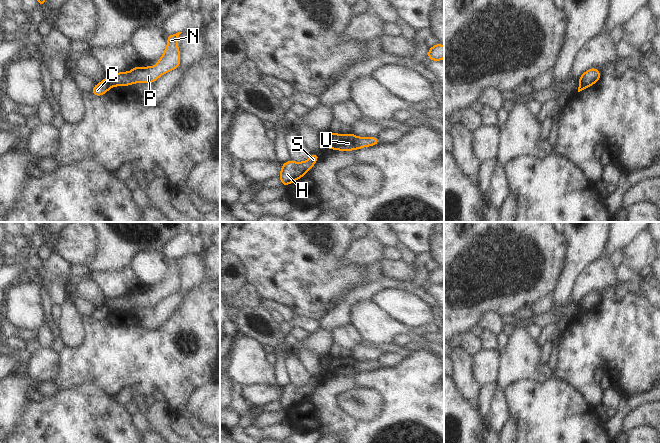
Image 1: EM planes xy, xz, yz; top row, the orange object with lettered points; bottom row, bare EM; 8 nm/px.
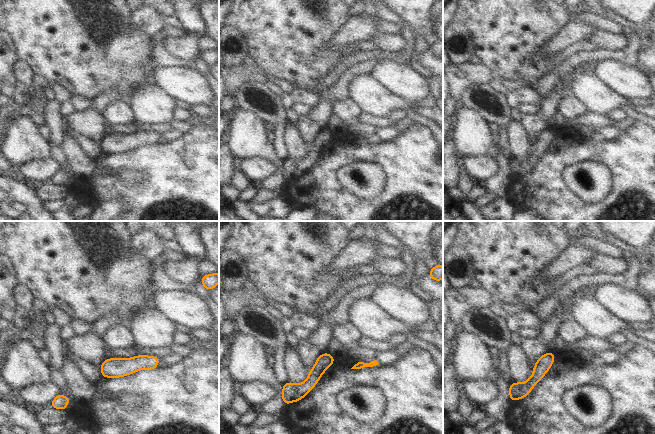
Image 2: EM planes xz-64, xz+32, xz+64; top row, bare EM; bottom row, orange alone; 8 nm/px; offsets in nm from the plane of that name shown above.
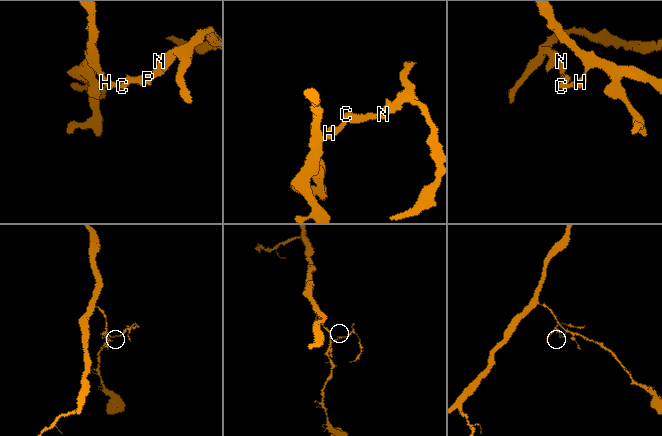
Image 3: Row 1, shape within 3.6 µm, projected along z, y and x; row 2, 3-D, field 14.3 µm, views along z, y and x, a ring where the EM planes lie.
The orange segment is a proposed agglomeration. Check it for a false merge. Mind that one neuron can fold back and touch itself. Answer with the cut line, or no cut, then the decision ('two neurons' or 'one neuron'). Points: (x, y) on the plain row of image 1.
cut in xz along (332, 357), (326, 369); two neurons

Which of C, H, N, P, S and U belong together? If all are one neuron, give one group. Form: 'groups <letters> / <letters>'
groups C H S / N P U

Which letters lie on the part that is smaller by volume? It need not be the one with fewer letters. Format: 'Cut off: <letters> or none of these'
Cut off: N, P, U

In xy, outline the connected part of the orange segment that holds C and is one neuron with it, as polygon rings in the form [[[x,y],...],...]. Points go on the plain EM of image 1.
[[[103,304],[100,307],[95,308],[91,317],[94,320],[103,320],[106,316],[108,316],[109,313],[110,313],[109,309],[107,308],[105,304]]]

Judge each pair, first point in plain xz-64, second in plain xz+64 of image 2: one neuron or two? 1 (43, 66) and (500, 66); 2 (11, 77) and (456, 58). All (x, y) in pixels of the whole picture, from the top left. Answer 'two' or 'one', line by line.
1: one
2: one

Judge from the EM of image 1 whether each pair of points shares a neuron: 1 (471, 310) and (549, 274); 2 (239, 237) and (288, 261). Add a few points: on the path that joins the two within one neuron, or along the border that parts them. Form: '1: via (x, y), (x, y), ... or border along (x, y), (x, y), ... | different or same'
1: via (490, 296), (497, 296), (512, 281), (530, 280) | same
2: via (251, 238), (265, 238), (276, 249) | same

